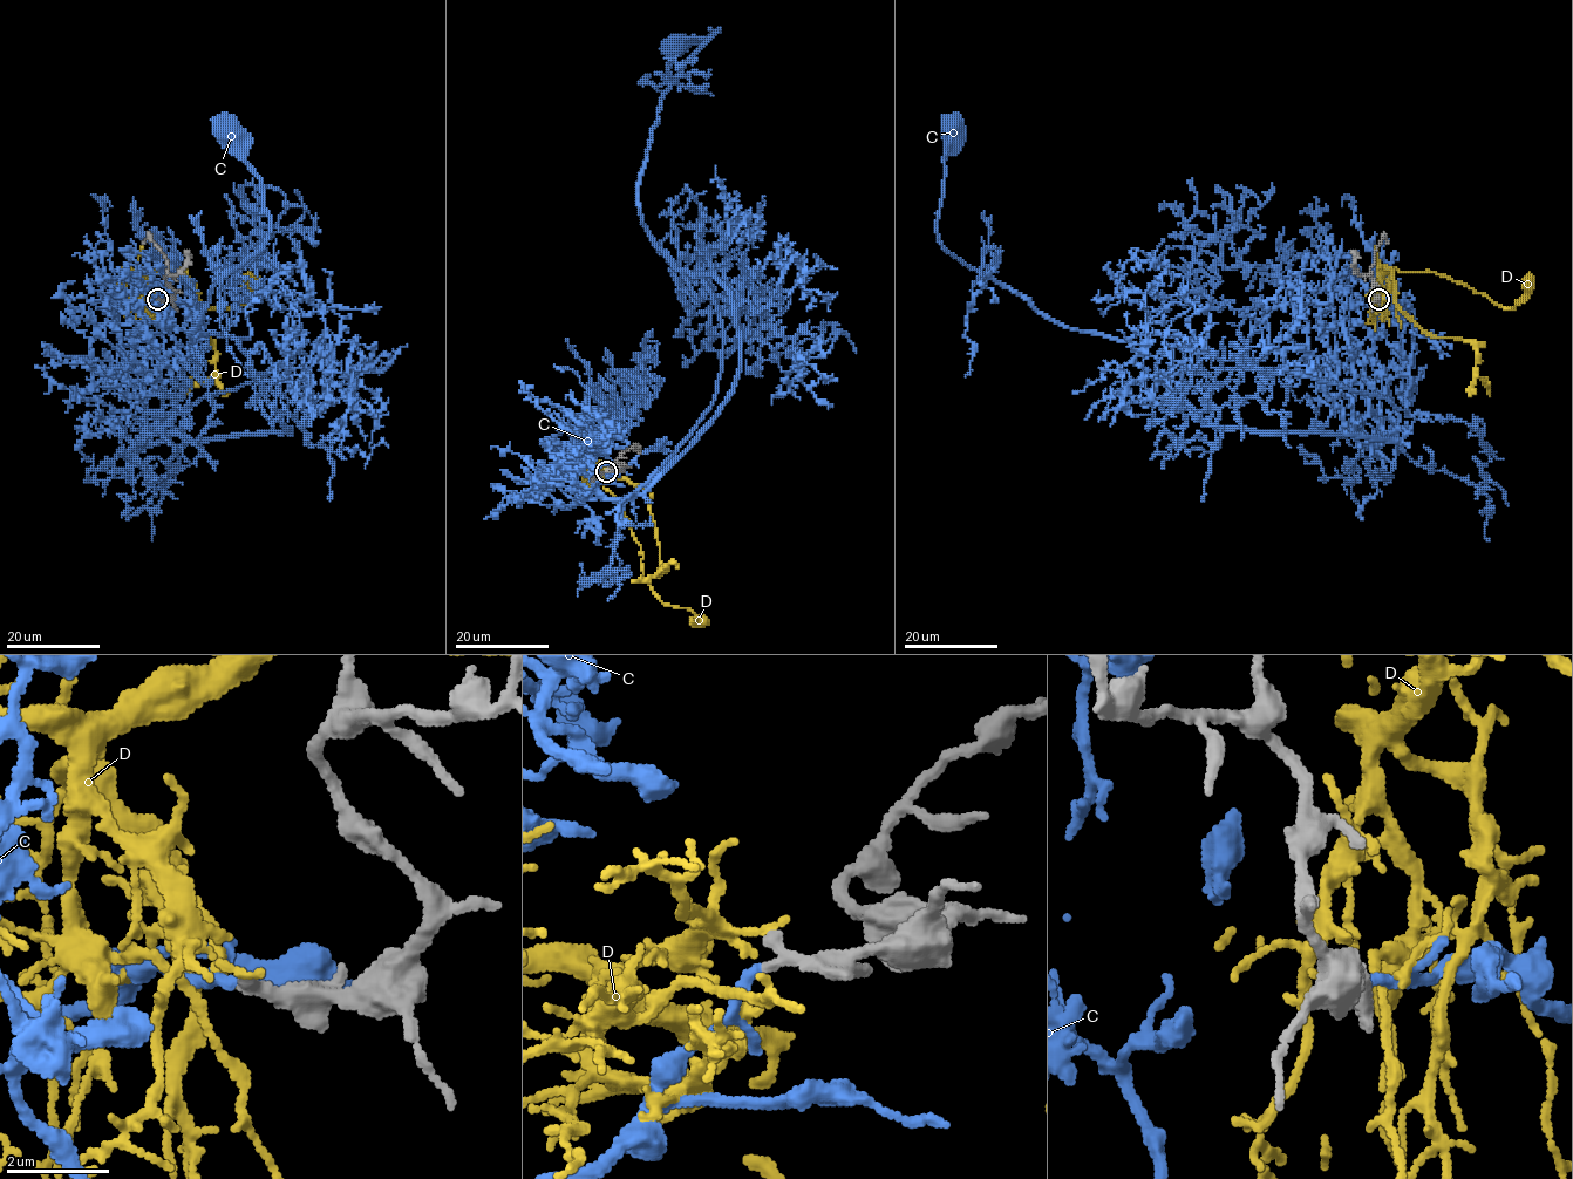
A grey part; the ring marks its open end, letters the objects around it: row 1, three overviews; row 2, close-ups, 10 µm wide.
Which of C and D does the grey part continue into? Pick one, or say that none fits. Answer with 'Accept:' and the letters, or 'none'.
Accept: C

